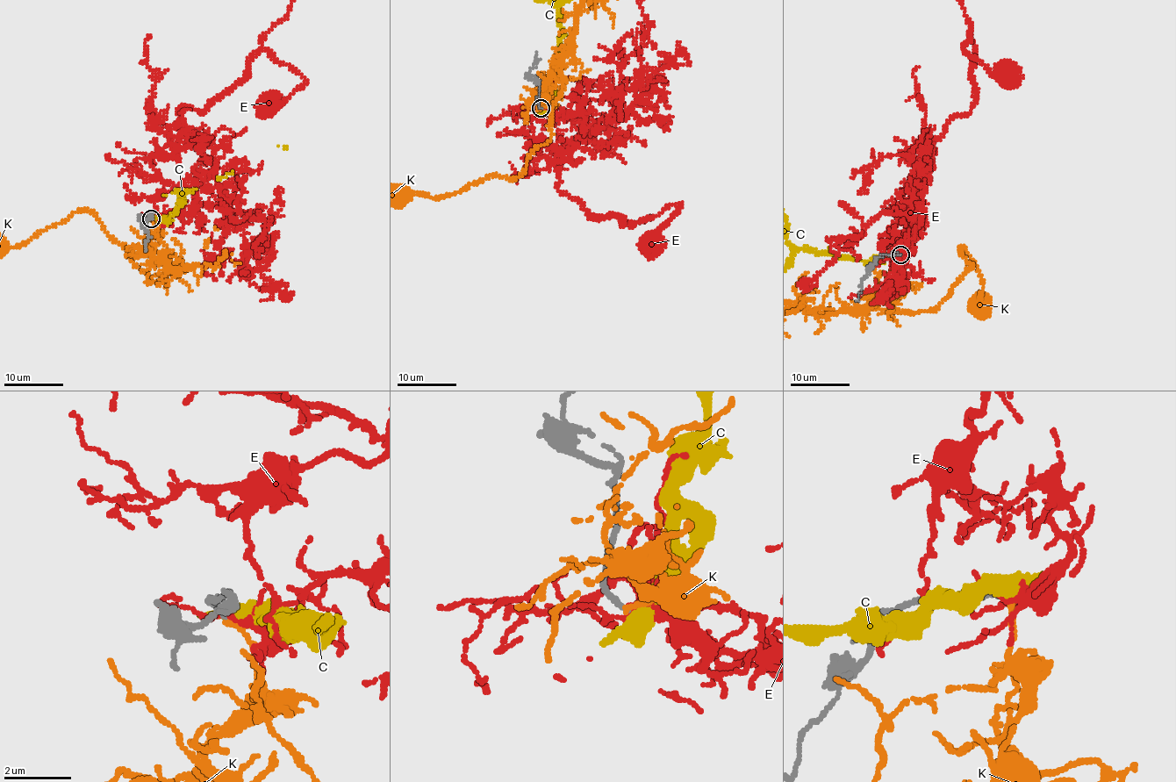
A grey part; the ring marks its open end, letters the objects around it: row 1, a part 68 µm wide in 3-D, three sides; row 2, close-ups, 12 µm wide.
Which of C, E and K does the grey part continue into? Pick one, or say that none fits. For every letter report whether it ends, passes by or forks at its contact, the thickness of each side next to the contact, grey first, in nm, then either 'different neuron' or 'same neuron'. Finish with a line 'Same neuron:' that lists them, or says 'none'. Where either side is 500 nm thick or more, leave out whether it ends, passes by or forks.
C: it passes by; calibres 160 and 460 nm; different neuron
E: it forks; calibres 160 and 120 nm; different neuron
K: it ends; calibres 160 and 130 nm; different neuron
Same neuron: none

